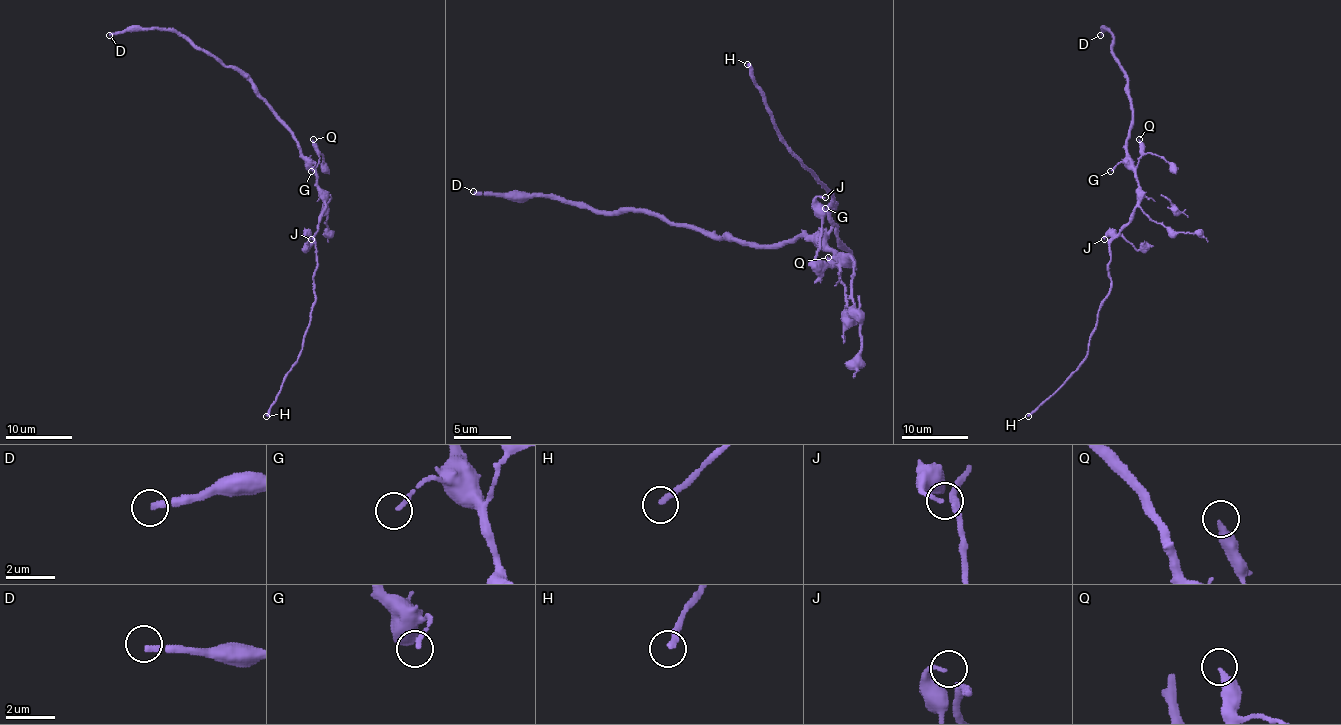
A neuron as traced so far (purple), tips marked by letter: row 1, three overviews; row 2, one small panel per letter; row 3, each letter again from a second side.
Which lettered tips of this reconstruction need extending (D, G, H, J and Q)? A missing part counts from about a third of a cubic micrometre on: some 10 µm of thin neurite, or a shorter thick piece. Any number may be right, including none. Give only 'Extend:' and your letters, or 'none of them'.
Extend: D, G

